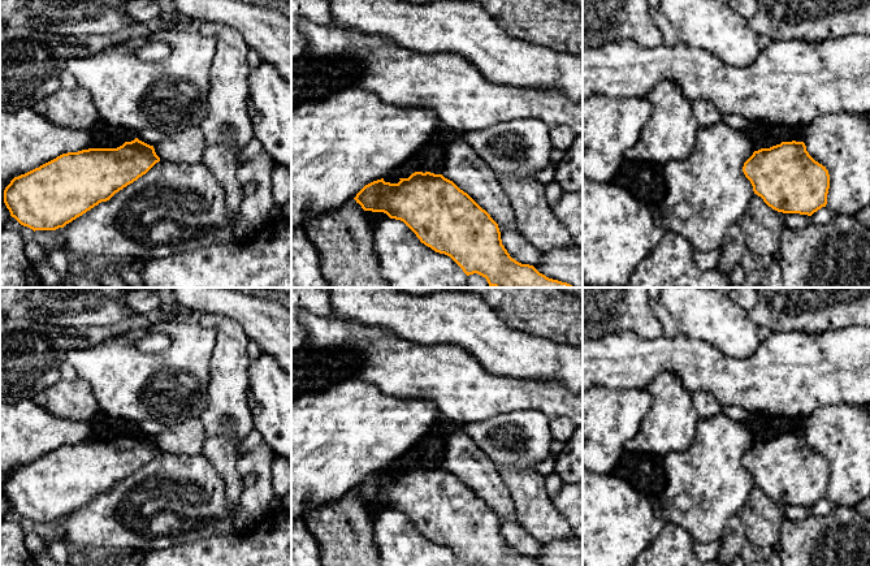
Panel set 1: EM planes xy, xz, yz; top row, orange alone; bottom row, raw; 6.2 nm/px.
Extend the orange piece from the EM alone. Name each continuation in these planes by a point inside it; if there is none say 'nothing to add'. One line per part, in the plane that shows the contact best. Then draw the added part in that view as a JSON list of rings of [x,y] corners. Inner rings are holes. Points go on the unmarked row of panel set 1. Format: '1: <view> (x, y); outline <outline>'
nothing to add

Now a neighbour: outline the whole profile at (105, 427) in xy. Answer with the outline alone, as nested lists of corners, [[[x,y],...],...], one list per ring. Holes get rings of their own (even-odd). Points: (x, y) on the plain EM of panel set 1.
[[[99,411],[95,418],[88,422],[92,431],[94,440],[117,440],[125,433],[131,433],[137,425],[125,419],[114,419]]]

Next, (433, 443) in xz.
[[[433,427],[424,438],[394,459],[384,472],[398,475],[402,470],[408,470],[415,463],[441,466],[443,454],[443,431],[442,428]]]

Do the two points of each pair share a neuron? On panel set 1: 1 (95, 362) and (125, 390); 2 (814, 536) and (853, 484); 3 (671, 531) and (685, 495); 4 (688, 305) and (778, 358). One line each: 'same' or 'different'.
1: same
2: different
3: different
4: different

